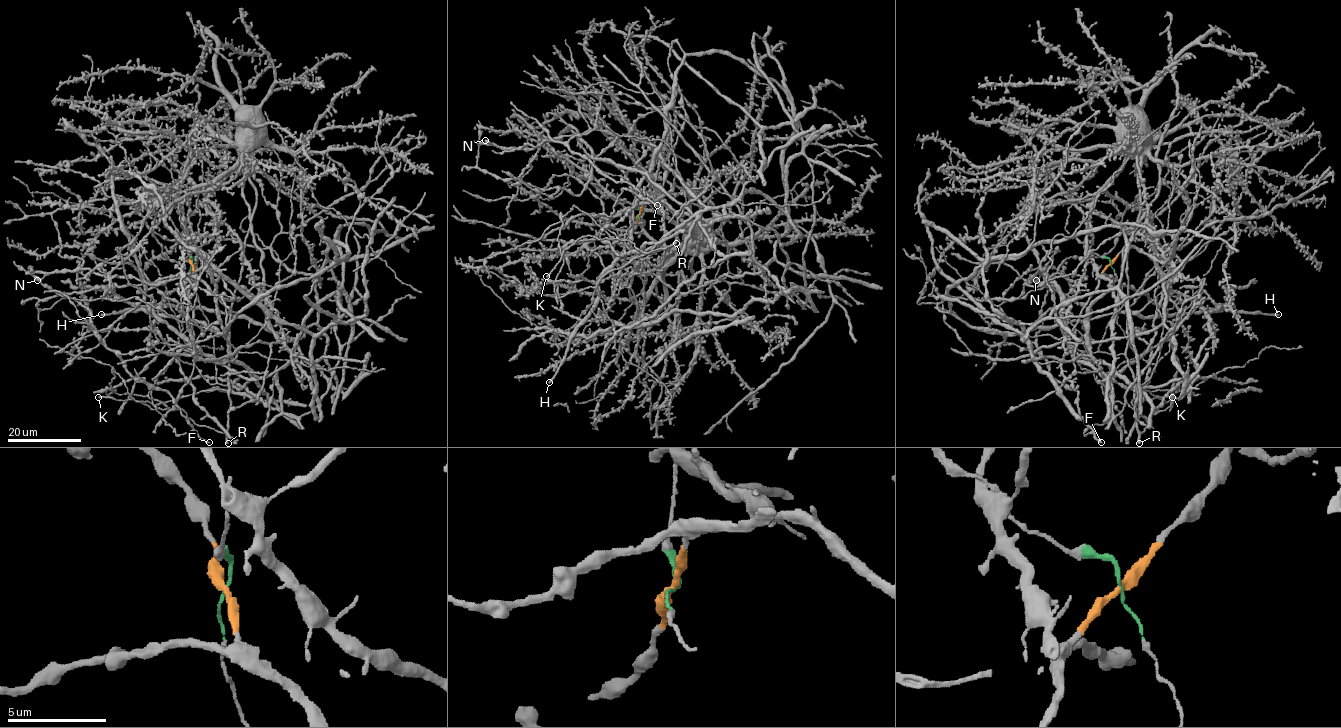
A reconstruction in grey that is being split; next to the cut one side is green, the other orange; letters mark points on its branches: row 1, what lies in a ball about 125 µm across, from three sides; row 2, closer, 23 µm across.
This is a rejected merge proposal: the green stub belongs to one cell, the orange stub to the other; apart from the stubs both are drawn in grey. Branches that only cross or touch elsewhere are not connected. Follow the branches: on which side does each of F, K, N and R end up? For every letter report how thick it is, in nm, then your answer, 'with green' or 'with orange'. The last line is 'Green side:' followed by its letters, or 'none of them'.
F: 320 nm thick; with orange
K: 140 nm thick; with green
N: 550 nm thick; with orange
R: 460 nm thick; with green
Green side: K, R

